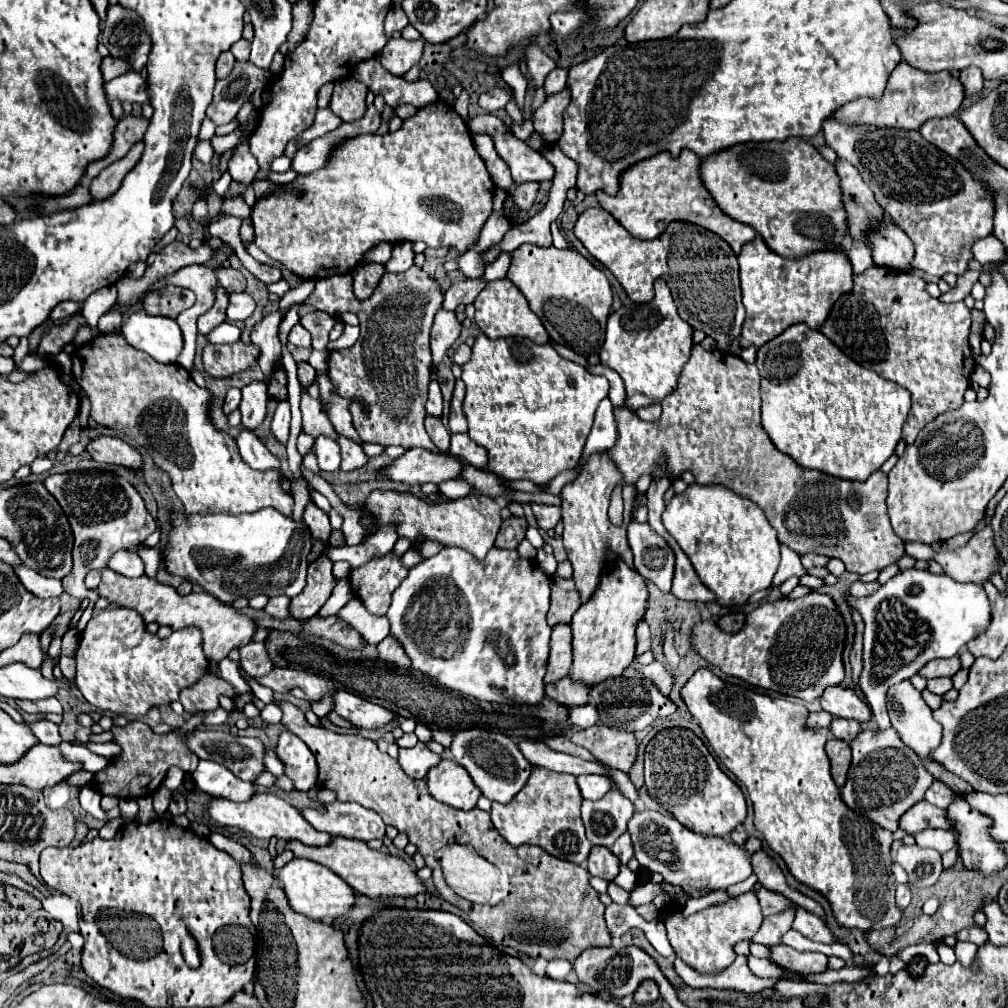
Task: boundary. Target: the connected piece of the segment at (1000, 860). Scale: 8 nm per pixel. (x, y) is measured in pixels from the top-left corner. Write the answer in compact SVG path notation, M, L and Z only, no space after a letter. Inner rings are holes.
M957 795L955 801L947 807L947 819L951 823L951 829L957 831L957 849L959 849L959 859L961 859L963 869L967 869L967 871L977 869L985 877L991 877L993 873L1001 873L1007 867L1007 855L1005 855L1003 845L999 841L995 841L989 833L989 829L993 825L989 815L983 815L981 811L973 809L963 795Z

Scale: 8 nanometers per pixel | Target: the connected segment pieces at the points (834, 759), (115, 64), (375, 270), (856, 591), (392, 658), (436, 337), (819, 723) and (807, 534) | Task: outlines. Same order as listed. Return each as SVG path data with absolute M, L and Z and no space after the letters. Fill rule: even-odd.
M829 739L827 741L827 757L831 761L831 775L839 787L845 785L847 779L847 769L851 765L851 749L849 743L839 741L839 739Z
M105 57L103 59L103 65L101 65L101 71L103 71L103 77L105 81L111 81L119 75L125 75L131 71L131 65L123 59L115 59L115 57Z
M365 263L365 265L359 265L355 271L353 271L353 279L355 279L355 297L371 297L373 289L377 287L379 279L383 277L385 273L385 265L383 263Z
M855 581L855 583L851 585L849 593L851 593L853 597L867 597L867 595L871 595L871 591L877 591L877 589L879 589L879 583L877 583L877 581L873 581L873 583Z
M387 635L387 637L377 645L377 651L379 651L379 657L381 657L381 659L387 659L389 663L395 663L395 665L401 665L401 667L411 665L407 653L405 653L403 647L399 645L399 641L397 641L395 637L391 637L391 635Z
M439 309L435 315L433 329L431 329L431 353L433 353L431 365L433 367L441 363L447 349L457 341L459 333L461 333L461 323L457 321L455 311Z
M817 711L817 713L809 713L807 717L807 727L829 727L833 721L833 715L827 711Z
M695 345L691 359L677 379L677 389L661 401L663 413L655 423L641 421L629 409L615 409L619 439L615 447L609 449L611 459L627 483L637 483L643 473L651 473L655 459L663 453L671 473L681 475L683 471L691 471L699 485L723 485L757 503L765 511L771 527L779 533L779 543L789 545L799 555L821 553L825 557L841 559L845 569L857 575L881 571L883 567L899 561L899 557L905 555L905 547L903 541L893 533L887 517L887 475L875 471L863 483L841 481L821 471L807 471L793 463L793 459L787 455L779 453L761 425L759 381L761 377L757 367L745 363L741 357L729 355L727 351L705 351L701 345Z

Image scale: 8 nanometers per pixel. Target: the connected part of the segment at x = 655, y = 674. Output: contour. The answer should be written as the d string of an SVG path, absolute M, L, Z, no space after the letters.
M651 663L647 667L643 665L635 665L635 669L639 669L647 679L651 679L659 691L663 691L663 695L669 695L671 693L671 687L673 687L673 673L663 665L663 663Z

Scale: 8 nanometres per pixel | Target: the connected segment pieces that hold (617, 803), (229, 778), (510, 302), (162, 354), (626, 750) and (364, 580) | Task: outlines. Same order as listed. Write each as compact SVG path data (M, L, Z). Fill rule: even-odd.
M615 789L607 791L605 797L601 797L599 801L583 801L581 811L583 811L585 829L587 829L587 839L591 841L591 845L603 845L603 847L611 847L627 831L627 821L635 813L633 803Z
M199 761L193 771L193 781L199 791L211 797L223 797L229 801L249 801L255 795L255 785L237 779L227 767L215 761Z
M497 279L493 283L489 283L475 299L475 321L479 325L479 329L487 335L487 337L511 337L511 335L523 335L529 337L535 343L547 343L549 335L545 331L545 327L541 325L539 317L535 313L529 311L527 307L527 299L523 299L523 293L509 281L509 279Z
M143 309L123 323L121 335L131 347L145 351L159 363L175 363L183 349L179 325L167 317L151 317Z
M603 723L573 733L571 741L585 747L597 761L623 773L629 773L639 749L635 733L607 727Z
M389 551L385 557L373 557L367 565L351 569L349 583L355 597L373 615L385 615L391 605L393 591L407 577L409 569L401 563L401 557Z

